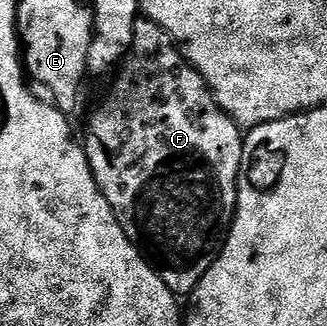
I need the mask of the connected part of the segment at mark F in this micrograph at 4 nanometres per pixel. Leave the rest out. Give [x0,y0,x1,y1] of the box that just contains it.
[85,18,244,297]

